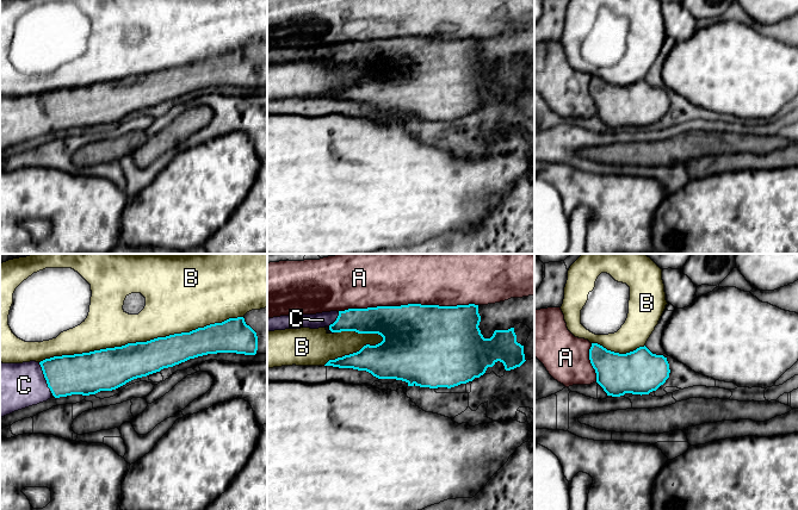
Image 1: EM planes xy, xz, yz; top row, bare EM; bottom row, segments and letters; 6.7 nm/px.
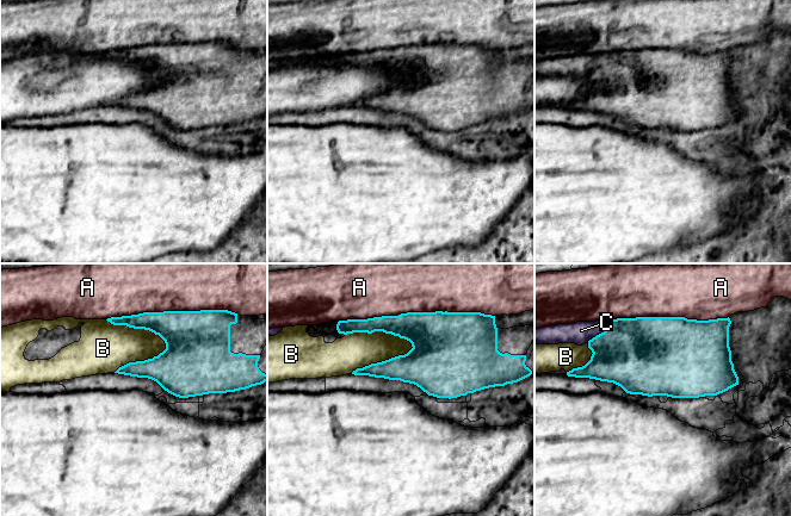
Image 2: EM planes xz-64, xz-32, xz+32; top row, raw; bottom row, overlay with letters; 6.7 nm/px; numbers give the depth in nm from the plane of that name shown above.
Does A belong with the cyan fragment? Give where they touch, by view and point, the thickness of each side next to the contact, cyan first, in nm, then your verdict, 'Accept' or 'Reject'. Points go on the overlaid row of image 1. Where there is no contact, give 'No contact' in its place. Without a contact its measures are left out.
Touches cyan at xz (408, 304). Thickness 480 nm (cyan) against 500 nm. Reject

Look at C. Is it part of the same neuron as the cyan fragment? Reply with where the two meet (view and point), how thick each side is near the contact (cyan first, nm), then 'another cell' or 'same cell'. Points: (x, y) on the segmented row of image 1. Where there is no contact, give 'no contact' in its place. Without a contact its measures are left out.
xy (44, 377) | 280/320 nm | same cell

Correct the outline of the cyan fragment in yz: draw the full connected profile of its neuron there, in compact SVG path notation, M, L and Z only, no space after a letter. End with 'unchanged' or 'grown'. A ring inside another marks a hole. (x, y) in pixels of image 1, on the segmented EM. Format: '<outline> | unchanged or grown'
M592 343L589 360L596 382L612 397L649 394L663 385L670 373L667 357L652 354L645 346L619 354Z | unchanged

